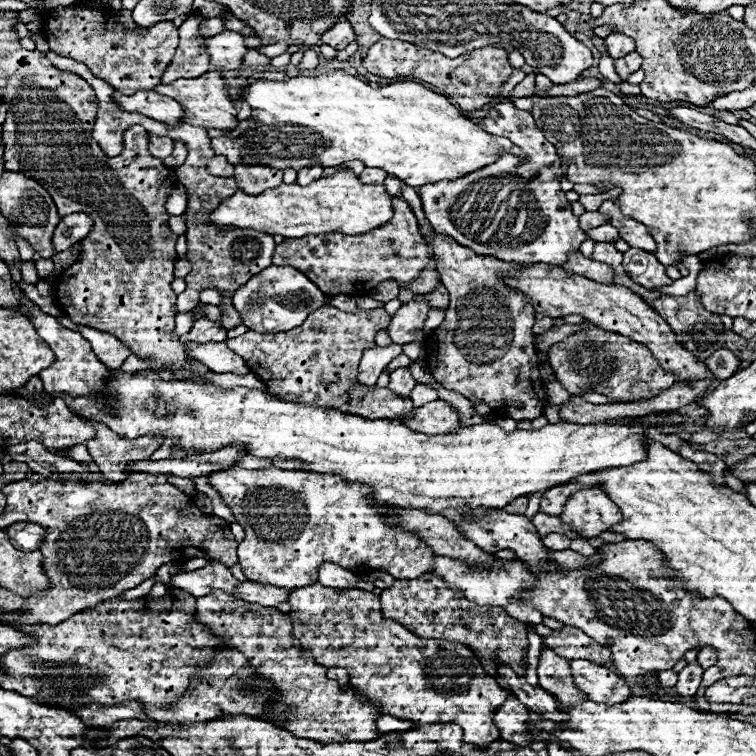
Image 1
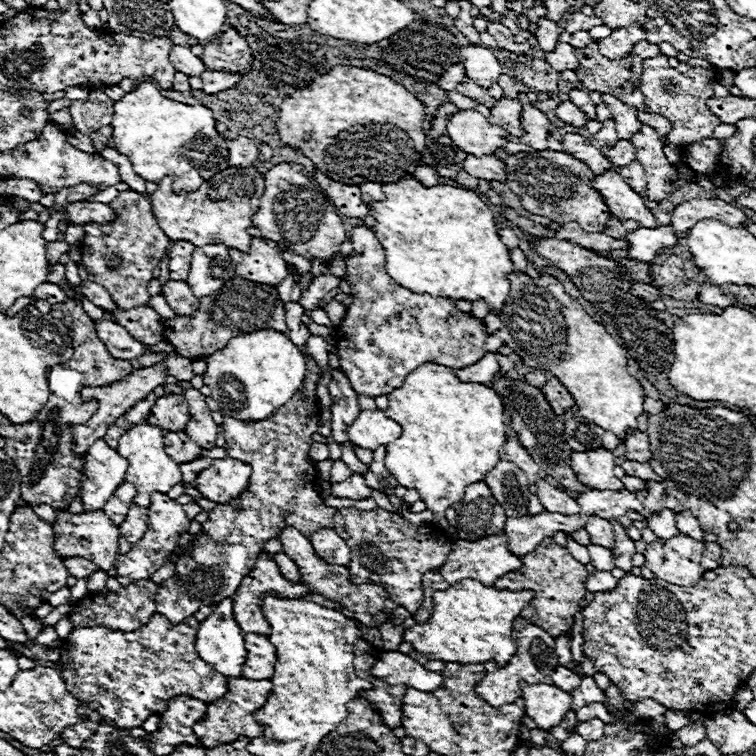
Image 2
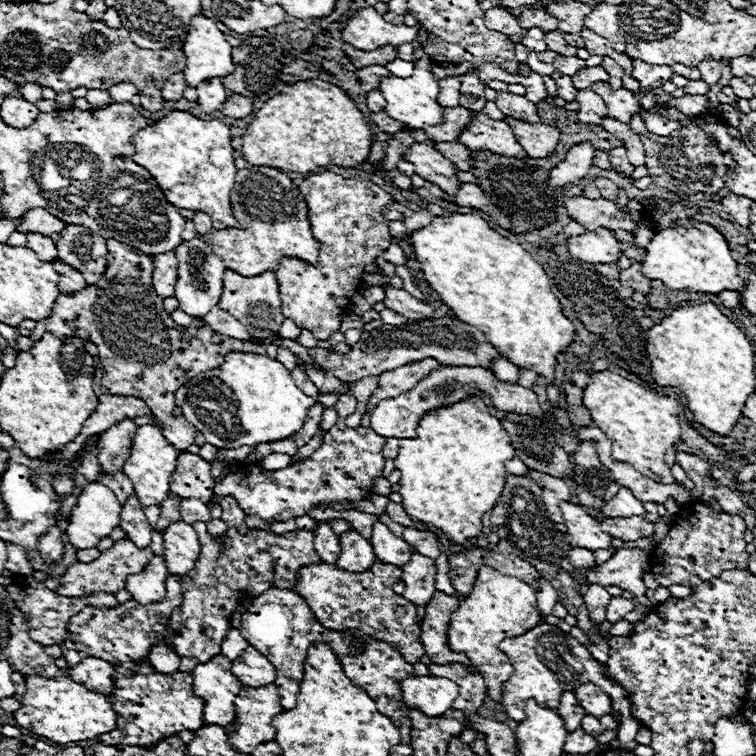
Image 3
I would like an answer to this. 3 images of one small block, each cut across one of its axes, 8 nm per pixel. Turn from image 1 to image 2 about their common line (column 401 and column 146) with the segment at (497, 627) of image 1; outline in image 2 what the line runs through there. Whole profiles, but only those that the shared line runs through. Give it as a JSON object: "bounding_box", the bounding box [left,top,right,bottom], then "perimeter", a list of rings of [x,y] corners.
{"bounding_box":[70,580,158,632],"perimeter":[[[138,580],[126,588],[120,588],[120,592],[108,592],[108,594],[86,594],[82,600],[74,602],[70,606],[70,620],[74,626],[92,628],[92,626],[106,626],[116,628],[122,632],[134,632],[142,628],[154,614],[156,614],[156,596],[158,584],[152,580]]]}

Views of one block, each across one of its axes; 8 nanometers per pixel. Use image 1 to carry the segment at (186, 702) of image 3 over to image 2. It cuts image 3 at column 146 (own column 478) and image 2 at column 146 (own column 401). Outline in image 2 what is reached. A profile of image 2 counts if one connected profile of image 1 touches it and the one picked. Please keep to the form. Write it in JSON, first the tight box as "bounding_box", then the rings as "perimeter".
{"bounding_box":[60,614,228,728],"perimeter":[[[156,614],[144,628],[136,632],[116,632],[112,628],[74,628],[70,636],[62,640],[62,652],[60,652],[60,664],[66,672],[70,672],[74,684],[78,690],[86,694],[81,701],[78,710],[80,716],[85,717],[82,722],[88,726],[98,724],[100,720],[116,726],[116,728],[138,728],[150,714],[158,714],[166,710],[166,704],[172,696],[192,696],[206,704],[220,700],[226,694],[228,678],[220,676],[210,664],[204,664],[200,656],[196,656],[194,642],[198,632],[198,622],[194,618],[188,618],[184,624],[172,624],[164,620],[164,616]]]}

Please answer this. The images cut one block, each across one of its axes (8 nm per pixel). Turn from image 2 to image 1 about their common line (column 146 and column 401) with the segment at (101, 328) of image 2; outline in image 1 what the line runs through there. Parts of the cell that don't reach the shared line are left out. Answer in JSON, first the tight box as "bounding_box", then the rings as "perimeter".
{"bounding_box":[358,344,402,388],"perimeter":[[[390,344],[386,348],[382,346],[374,346],[370,350],[366,350],[362,354],[360,360],[360,374],[358,374],[358,382],[364,386],[374,388],[378,376],[384,372],[384,368],[388,366],[388,362],[392,358],[396,358],[398,354],[402,354],[402,346],[400,344]]]}

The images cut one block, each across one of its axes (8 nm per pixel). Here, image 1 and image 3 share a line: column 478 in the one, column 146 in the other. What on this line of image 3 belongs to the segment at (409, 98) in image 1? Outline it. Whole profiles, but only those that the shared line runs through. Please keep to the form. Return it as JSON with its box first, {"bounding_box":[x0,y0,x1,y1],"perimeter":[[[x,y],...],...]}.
{"bounding_box":[132,110,242,228],"perimeter":[[[174,110],[132,136],[132,144],[136,146],[134,162],[154,176],[168,202],[176,204],[176,208],[206,212],[212,216],[216,228],[242,228],[230,204],[230,192],[238,172],[230,140],[230,128],[220,120],[200,120],[188,112]]]}

